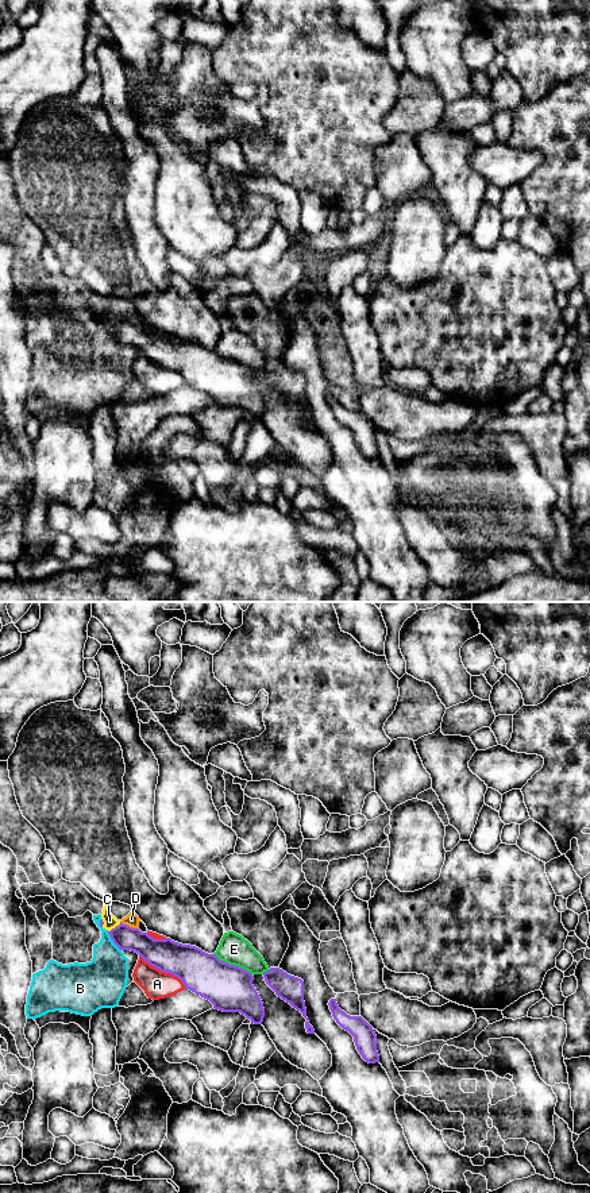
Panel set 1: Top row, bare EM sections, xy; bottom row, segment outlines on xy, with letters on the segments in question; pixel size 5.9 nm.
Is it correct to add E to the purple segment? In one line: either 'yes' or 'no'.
no

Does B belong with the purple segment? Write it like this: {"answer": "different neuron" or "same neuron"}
{"answer": "different neuron"}

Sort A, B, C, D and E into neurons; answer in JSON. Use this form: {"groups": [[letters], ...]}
{"groups": [["A"], ["B", "C", "D"], ["E"]]}

